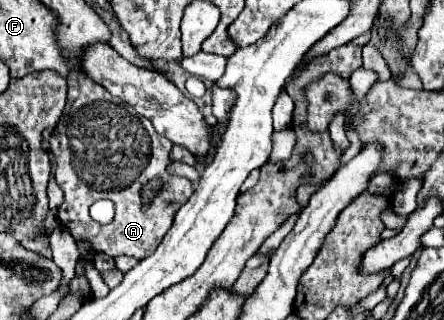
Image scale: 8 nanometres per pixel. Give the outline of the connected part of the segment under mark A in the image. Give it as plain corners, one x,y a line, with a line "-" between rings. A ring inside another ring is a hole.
74,69
68,77
64,115
50,135
50,151
58,163
56,183
64,193
64,203
58,207
60,225
66,227
74,239
86,239
94,251
102,251
110,257
148,257
170,229
176,209
192,195
192,183
188,179
166,173
170,149
172,141
160,137
148,119
142,119
132,107
-
152,179
164,183
146,205
142,189
-
98,199
110,199
114,203
116,215
108,225
100,225
88,215
90,205
-
168,199
174,199
174,205
168,207

